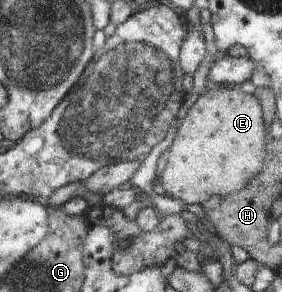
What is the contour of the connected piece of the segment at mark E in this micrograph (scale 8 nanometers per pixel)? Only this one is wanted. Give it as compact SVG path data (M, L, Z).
M233 87L207 89L178 125L166 152L167 164L158 190L186 204L204 204L215 196L240 192L263 169L265 123L257 96Z

